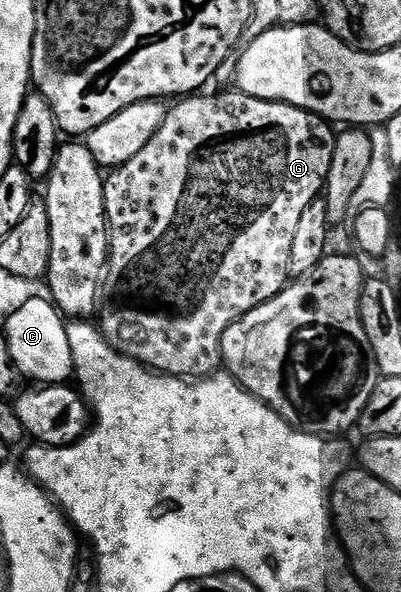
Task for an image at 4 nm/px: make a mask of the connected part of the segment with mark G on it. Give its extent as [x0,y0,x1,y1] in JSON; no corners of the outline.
[97,89,336,380]

